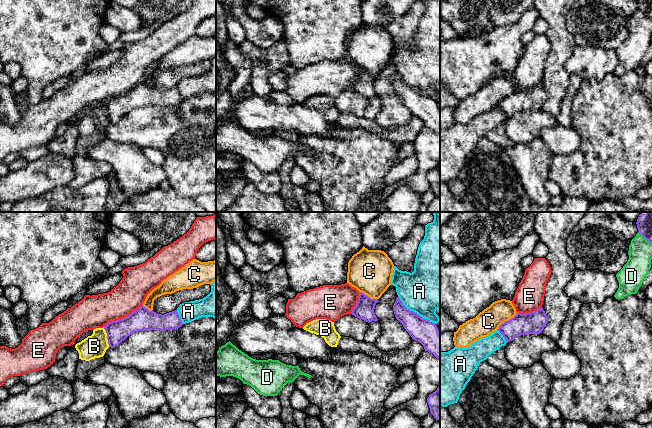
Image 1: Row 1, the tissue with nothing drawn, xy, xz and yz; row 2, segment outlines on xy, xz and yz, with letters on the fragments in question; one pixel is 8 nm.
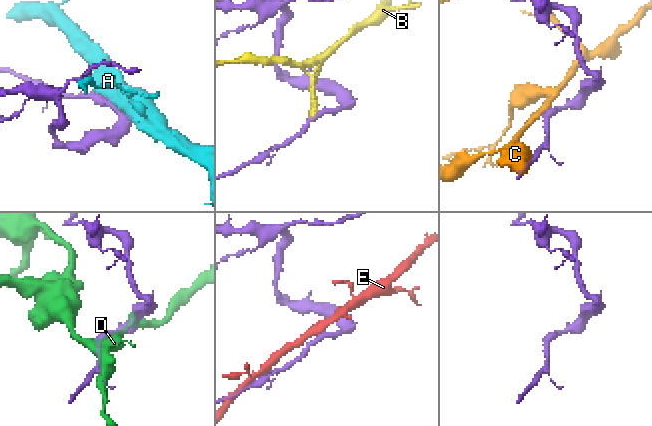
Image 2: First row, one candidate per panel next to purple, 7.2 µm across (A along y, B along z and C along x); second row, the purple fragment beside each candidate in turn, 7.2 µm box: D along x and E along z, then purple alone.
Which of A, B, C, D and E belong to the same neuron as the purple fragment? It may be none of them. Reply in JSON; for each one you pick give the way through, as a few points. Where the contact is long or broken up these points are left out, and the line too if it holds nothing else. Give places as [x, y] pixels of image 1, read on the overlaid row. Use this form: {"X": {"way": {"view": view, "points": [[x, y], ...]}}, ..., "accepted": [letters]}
{"accepted": []}

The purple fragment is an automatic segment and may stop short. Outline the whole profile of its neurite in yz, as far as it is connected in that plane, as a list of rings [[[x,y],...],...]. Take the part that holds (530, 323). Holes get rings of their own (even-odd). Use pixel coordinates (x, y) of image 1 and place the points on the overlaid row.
[[[543,308],[534,312],[517,313],[513,318],[502,323],[498,331],[506,339],[506,342],[514,340],[524,334],[540,334],[547,324],[547,315]]]

